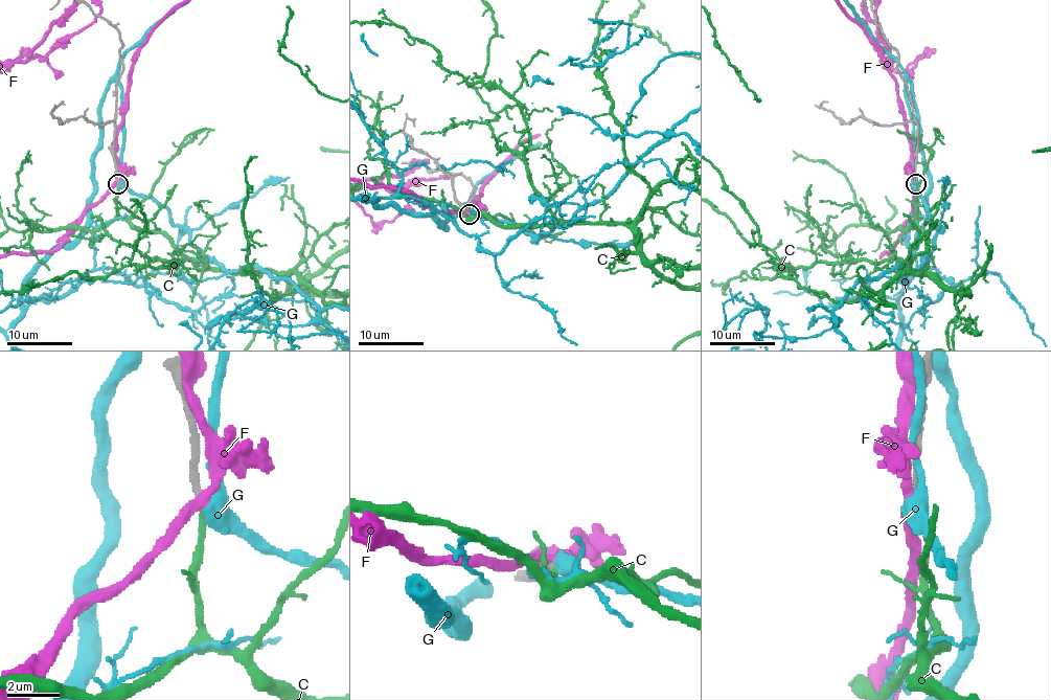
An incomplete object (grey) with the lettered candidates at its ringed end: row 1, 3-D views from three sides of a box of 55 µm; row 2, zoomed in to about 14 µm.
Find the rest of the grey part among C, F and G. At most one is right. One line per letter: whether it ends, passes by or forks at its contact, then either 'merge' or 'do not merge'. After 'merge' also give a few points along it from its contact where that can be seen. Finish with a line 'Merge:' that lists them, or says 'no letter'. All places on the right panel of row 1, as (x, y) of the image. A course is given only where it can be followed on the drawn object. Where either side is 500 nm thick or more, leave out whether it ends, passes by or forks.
C: it ends | merge
F: it passes by | do not merge
G: do not merge
Merge: C

